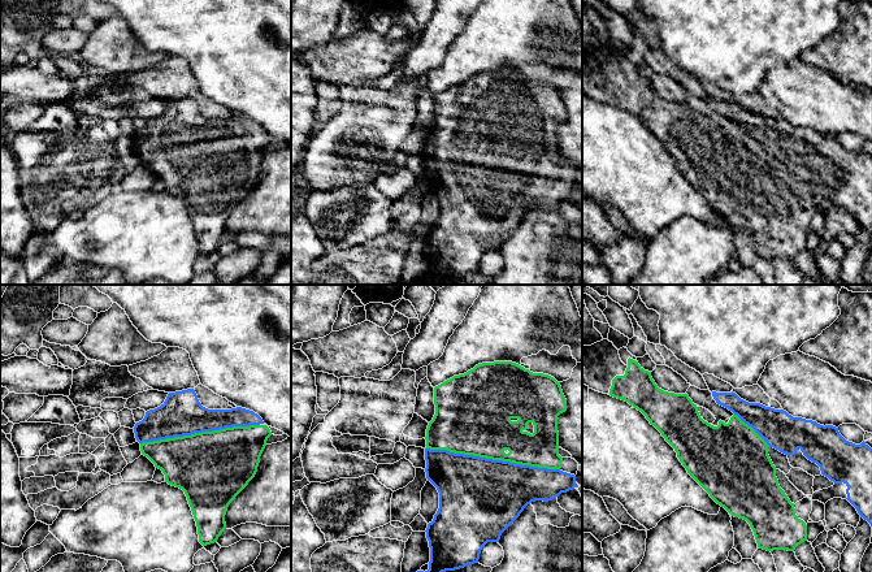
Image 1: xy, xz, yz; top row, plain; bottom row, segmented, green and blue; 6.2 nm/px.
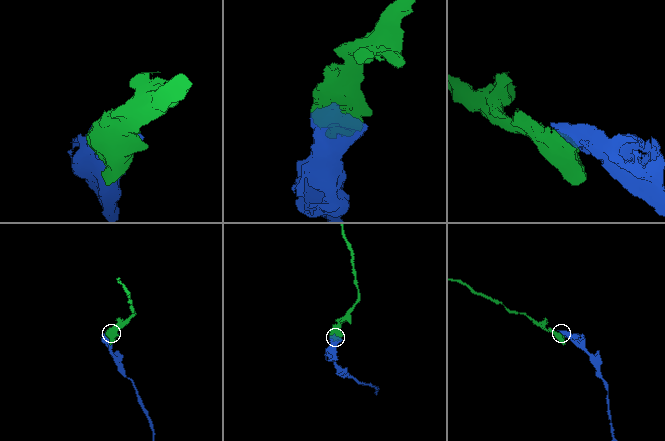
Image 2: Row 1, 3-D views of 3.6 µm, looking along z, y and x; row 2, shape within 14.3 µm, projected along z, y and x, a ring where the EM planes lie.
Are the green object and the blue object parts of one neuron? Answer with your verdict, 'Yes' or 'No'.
Yes

